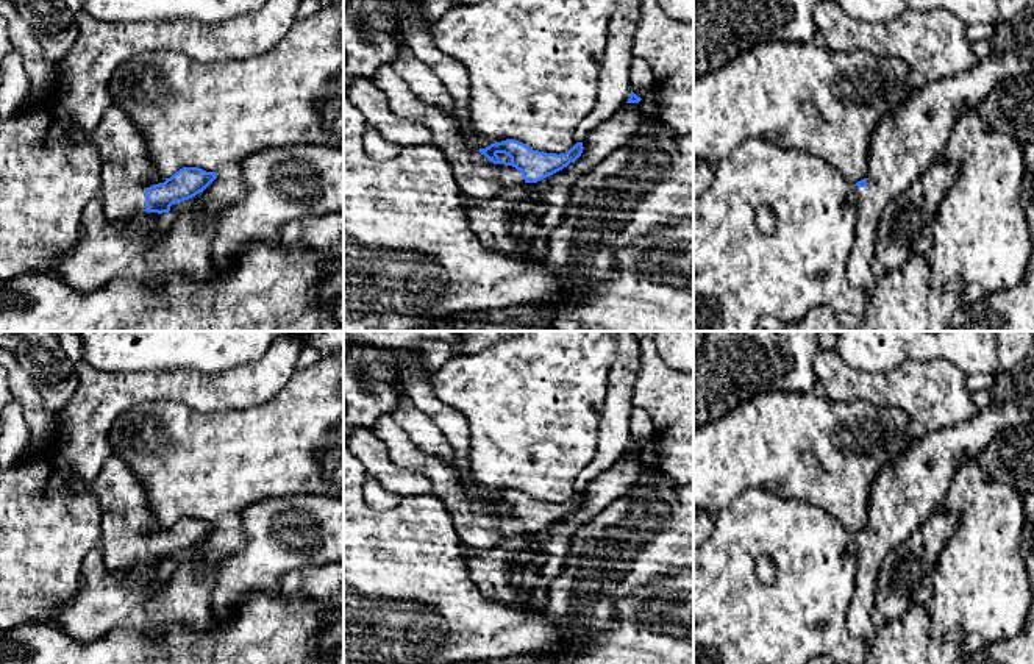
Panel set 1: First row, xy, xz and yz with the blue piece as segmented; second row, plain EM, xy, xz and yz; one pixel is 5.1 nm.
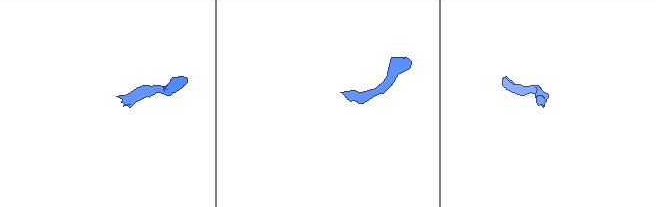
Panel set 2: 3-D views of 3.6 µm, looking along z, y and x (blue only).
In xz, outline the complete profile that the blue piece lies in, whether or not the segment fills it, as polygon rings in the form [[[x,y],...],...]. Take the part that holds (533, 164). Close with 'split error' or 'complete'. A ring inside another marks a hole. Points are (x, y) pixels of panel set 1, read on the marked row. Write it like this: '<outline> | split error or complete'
[[[390,64],[381,66],[370,78],[397,117],[430,130],[433,144],[442,148],[462,197],[470,202],[489,202],[503,189],[537,183],[575,162],[583,153],[583,142],[556,155],[533,150],[515,139],[476,150],[456,133],[450,116],[415,98]]] | split error

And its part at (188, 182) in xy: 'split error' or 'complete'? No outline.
split error

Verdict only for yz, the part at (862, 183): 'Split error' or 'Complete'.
Split error

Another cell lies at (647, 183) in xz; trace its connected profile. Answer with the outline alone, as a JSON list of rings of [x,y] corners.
[[[644,116],[634,136],[575,181],[544,261],[565,289],[586,292],[611,277],[619,250],[658,228],[687,220],[693,220],[693,133],[675,134],[656,119]]]

